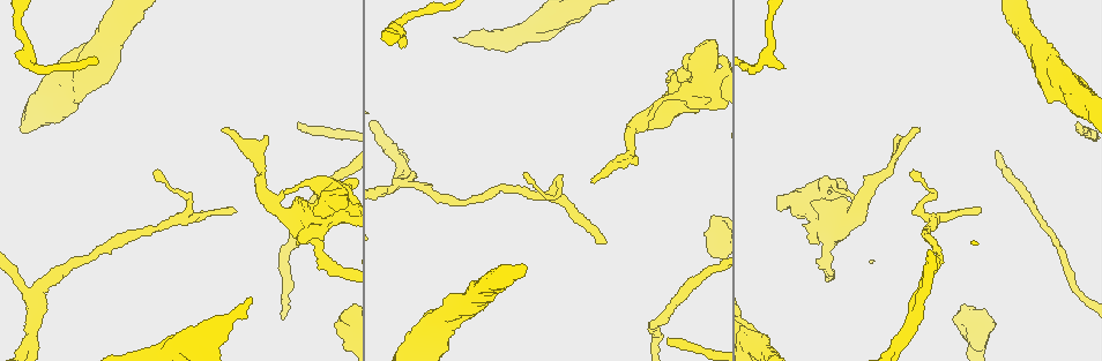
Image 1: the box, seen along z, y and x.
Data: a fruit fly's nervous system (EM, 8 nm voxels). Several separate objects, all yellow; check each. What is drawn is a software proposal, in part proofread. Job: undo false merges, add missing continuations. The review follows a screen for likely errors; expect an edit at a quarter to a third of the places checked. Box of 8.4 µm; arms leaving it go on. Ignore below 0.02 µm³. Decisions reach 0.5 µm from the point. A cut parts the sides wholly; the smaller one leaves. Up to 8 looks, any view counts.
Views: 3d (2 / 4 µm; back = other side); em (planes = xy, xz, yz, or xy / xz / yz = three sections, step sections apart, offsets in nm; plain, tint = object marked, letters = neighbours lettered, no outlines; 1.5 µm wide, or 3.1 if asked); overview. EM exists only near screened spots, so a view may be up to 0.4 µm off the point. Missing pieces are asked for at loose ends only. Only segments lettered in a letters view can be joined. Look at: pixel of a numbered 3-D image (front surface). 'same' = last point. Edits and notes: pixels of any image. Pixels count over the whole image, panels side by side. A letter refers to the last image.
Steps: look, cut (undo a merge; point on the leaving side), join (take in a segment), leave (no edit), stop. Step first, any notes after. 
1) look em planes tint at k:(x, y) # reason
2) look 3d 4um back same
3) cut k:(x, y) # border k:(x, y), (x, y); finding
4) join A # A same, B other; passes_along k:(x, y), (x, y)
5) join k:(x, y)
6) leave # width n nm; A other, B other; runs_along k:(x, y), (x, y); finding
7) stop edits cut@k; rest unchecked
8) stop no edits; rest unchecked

look 3d 4um at 1:(32, 302) # a fork

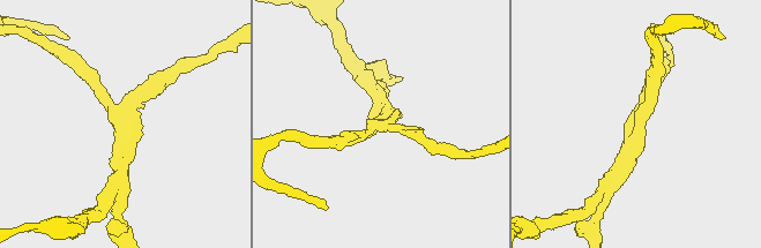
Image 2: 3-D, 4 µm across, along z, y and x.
look em planes tint at 2:(635, 120) # arms 3

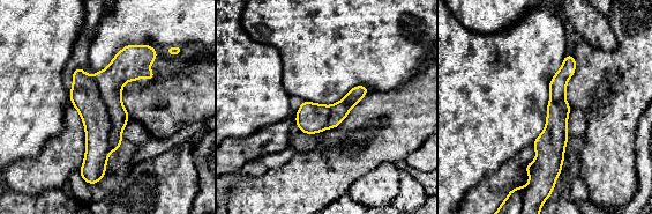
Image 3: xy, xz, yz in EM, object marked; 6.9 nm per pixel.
look em planes letters same

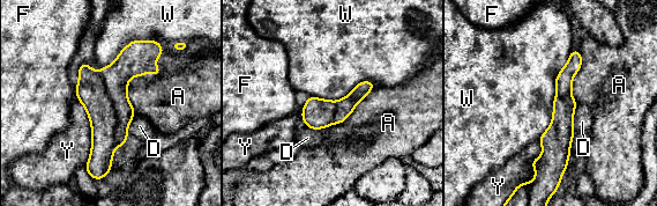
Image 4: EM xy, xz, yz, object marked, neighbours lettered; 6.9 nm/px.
cut 4:(90, 90) # width 160 nm; longest_contact W 550 nm; A other, D other, F other, W other, Y other; a second cell is stuck on

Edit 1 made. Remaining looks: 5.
look 3d 4um at 1:(595, 182) # an open end

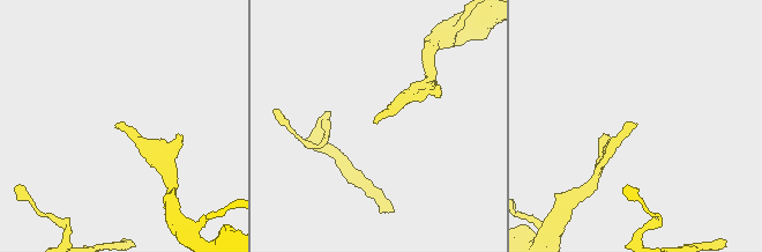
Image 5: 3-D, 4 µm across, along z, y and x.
look em xy step 8 letters at 5:(119, 124) # shape alone is not enough

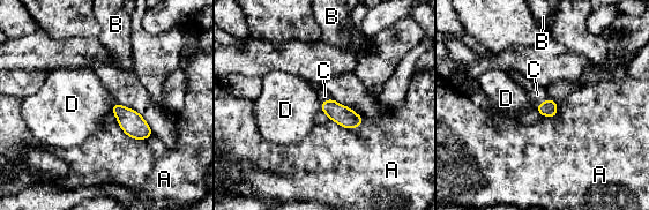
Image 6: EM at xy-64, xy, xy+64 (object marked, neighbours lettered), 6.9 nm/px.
look em planes letters same

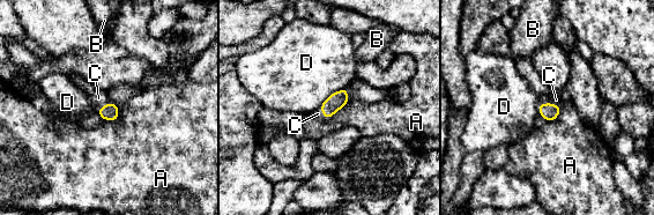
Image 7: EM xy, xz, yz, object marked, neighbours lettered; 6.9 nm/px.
join 7:(556, 99) # A other, B other, C same, D other; passes_along 7:(549, 111), (550, 103), (556, 99); the cell continues

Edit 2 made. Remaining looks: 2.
look 3d 4um at 1:(979, 212) # branch stops here

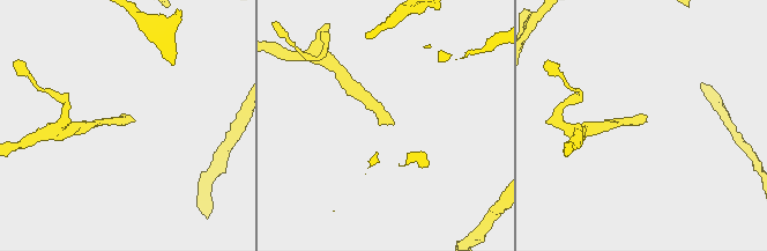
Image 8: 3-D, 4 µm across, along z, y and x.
look em planes letters at 8:(391, 124) # need the tissue

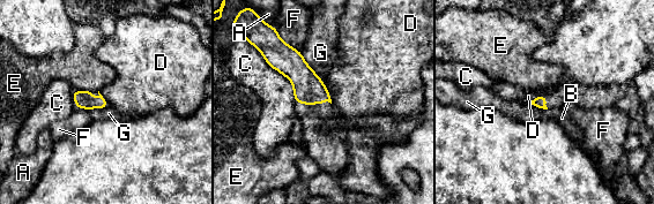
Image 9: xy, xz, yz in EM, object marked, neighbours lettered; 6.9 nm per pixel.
leave # A other, B other, C other, D other, E other, F other, G other; border 9:(547, 96), (537, 96), (528, 103); no lettered segment goes on from it

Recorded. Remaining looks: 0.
stop edits cut@4, join@7; rest unchecked

